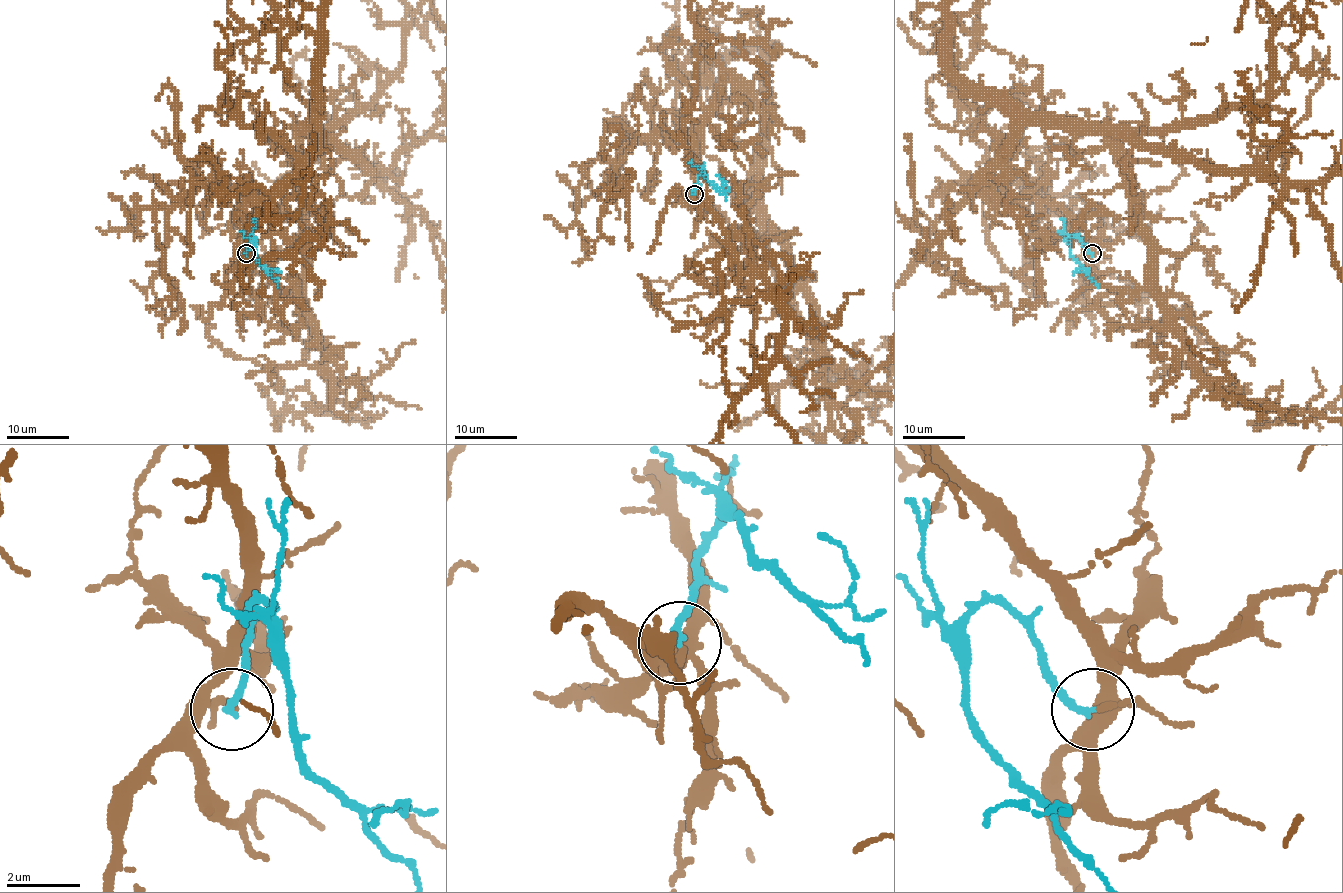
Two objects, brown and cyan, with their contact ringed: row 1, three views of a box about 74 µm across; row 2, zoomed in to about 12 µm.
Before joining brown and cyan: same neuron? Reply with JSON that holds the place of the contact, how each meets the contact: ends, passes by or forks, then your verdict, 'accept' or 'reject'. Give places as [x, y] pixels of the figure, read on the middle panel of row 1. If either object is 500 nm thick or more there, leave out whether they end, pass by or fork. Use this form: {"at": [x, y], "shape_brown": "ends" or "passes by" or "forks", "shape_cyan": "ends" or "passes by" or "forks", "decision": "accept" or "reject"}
{"at": [694, 194], "shape_brown": "ends", "shape_cyan": "ends", "decision": "reject"}

